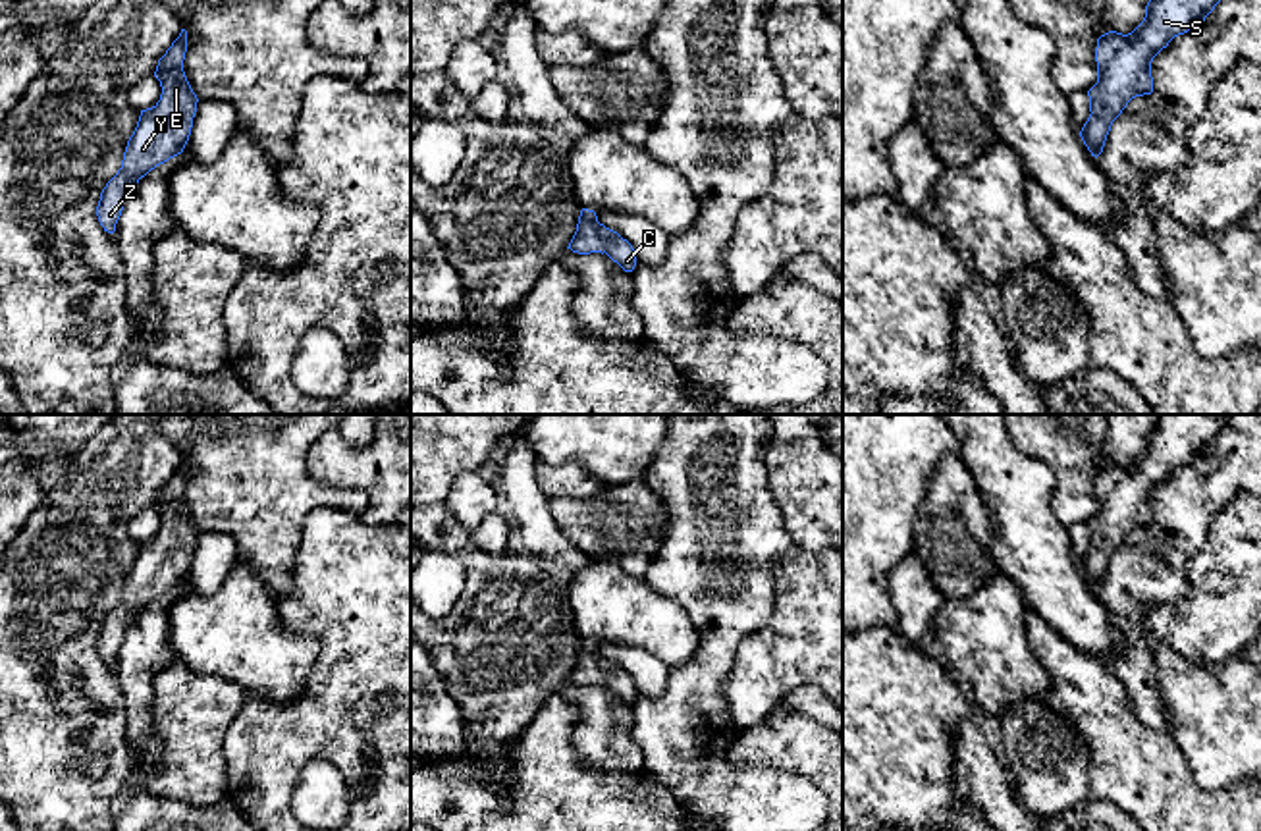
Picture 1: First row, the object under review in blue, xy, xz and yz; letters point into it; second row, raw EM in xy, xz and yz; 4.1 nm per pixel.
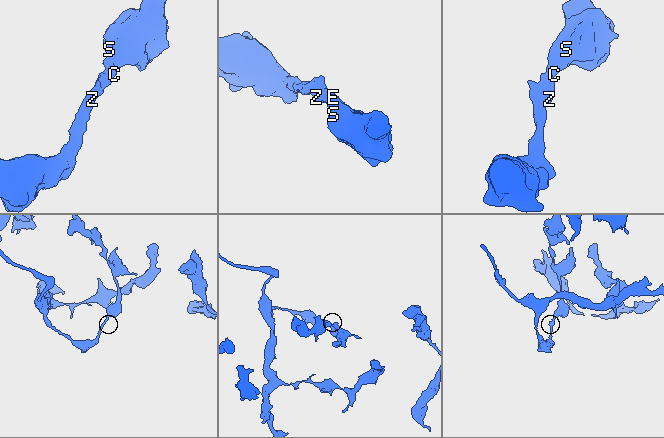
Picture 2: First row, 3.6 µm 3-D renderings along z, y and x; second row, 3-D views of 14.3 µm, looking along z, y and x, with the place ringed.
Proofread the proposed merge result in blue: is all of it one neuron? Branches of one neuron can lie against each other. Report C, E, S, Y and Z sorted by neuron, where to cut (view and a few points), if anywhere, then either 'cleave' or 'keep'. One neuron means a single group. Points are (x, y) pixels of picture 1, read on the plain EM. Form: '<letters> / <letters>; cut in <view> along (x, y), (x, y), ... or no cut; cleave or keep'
C E S Y Z; no cut; keep

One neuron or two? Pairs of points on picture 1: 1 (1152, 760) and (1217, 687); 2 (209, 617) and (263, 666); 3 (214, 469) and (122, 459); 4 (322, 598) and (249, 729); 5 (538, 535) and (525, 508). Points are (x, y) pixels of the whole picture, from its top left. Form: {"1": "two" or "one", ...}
{"1": "two", "2": "one", "3": "two", "4": "one", "5": "one"}

